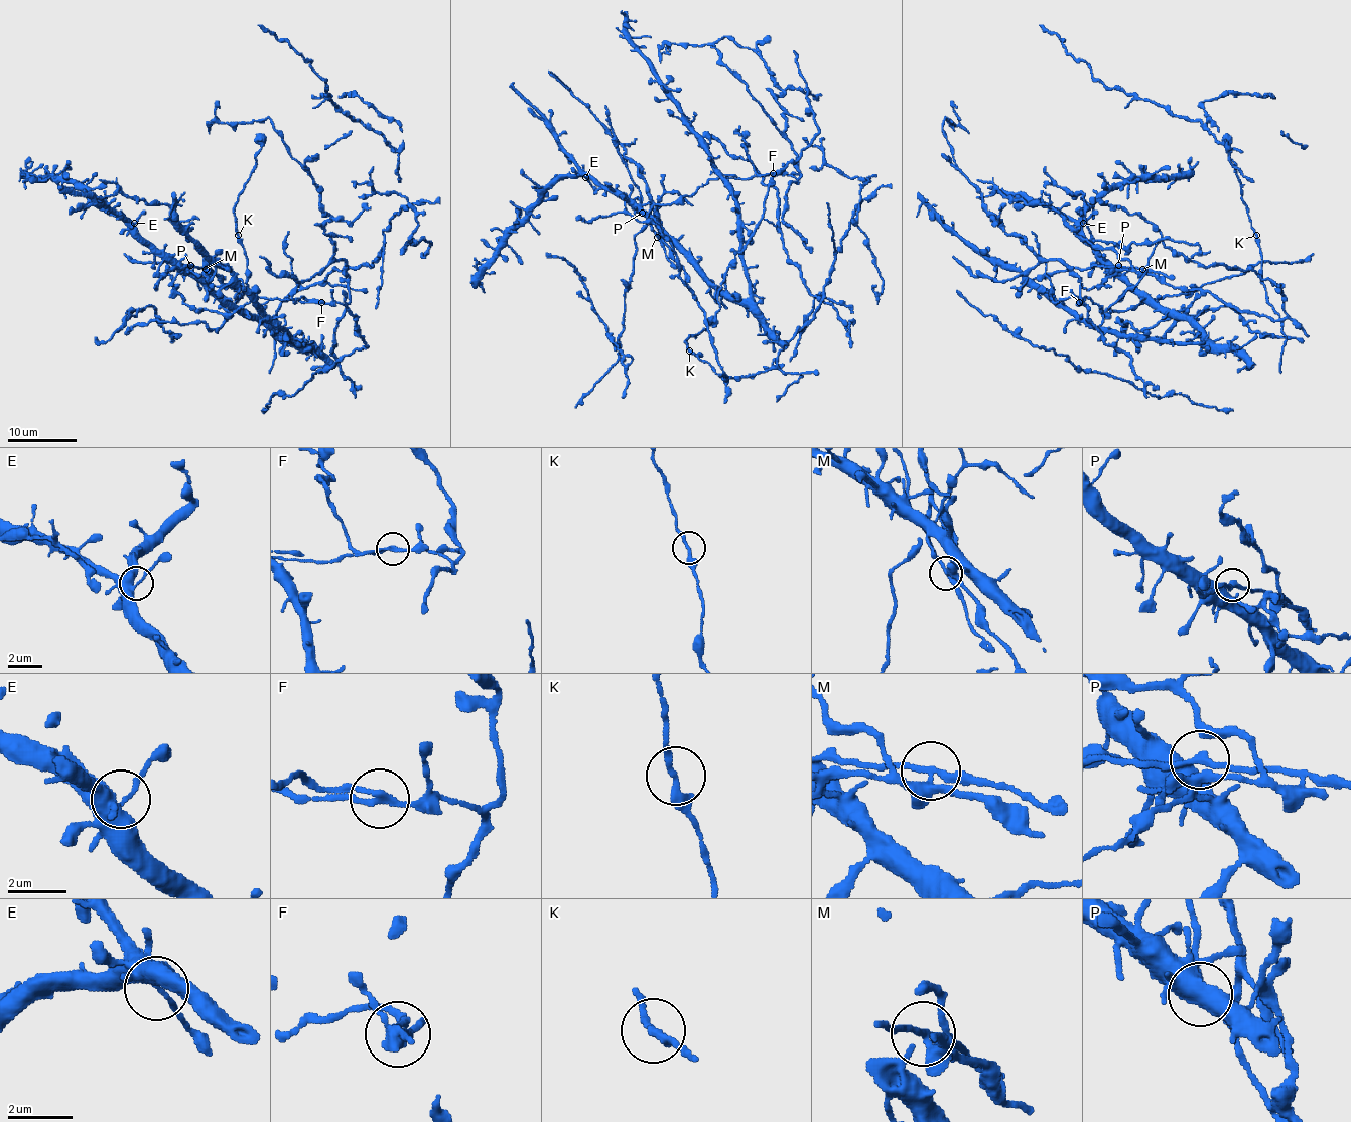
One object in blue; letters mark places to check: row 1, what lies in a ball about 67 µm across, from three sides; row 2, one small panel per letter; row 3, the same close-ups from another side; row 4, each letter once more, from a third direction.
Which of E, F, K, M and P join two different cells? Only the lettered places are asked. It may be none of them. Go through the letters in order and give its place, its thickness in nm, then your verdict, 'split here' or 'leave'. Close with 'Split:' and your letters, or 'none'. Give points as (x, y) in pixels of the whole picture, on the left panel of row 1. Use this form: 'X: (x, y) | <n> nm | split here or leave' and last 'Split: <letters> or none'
E: (134, 223) | 280 nm | leave
F: (321, 302) | 190 nm | split here
K: (238, 235) | 240 nm | leave
M: (206, 269) | 280 nm | split here
P: (190, 265) | 320 nm | split here
Split: F, M, P

